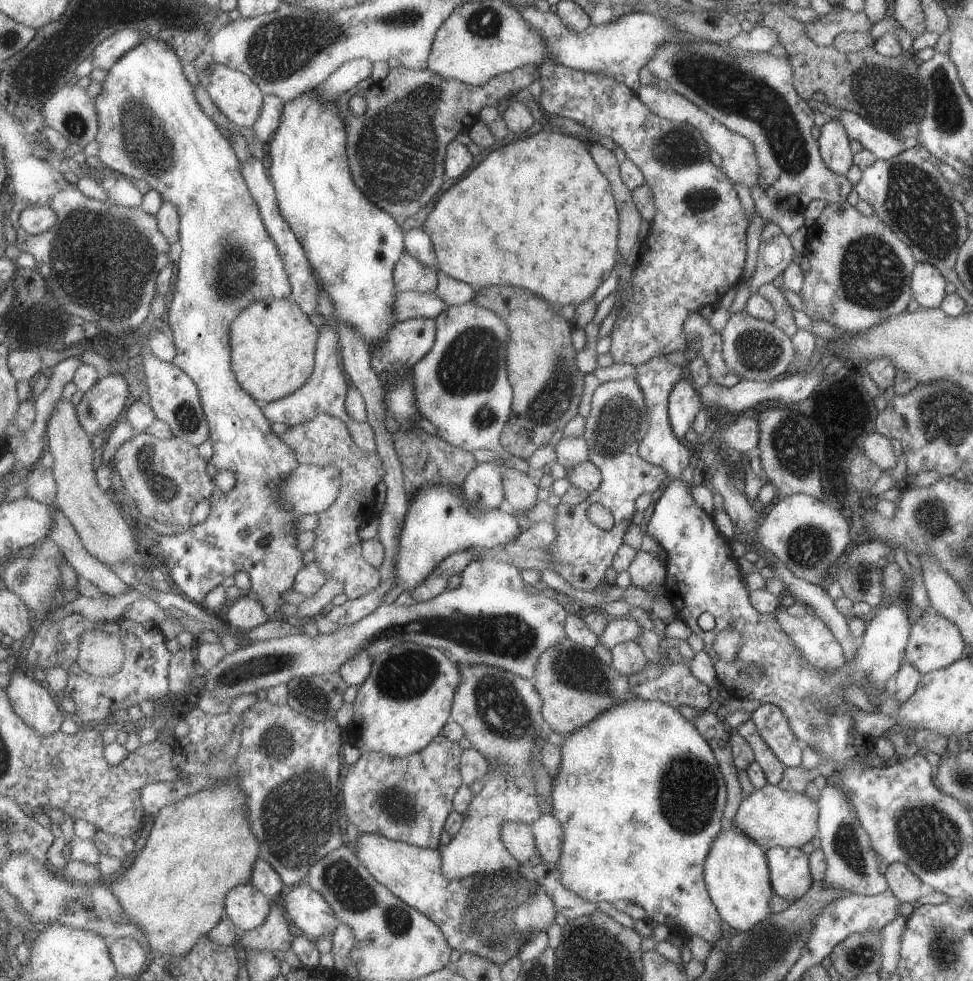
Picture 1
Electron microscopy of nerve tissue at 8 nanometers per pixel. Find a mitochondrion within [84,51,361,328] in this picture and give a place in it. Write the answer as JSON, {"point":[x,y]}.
{"point":[143,134]}

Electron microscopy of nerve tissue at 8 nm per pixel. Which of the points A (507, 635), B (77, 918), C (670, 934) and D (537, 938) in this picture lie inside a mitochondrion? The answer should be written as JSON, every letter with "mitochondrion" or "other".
{"A":"mitochondrion","B":"other","C":"other","D":"mitochondrion"}

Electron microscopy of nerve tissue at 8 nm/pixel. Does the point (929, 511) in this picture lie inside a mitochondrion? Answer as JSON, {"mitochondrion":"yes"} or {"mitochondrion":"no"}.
{"mitochondrion":"yes"}

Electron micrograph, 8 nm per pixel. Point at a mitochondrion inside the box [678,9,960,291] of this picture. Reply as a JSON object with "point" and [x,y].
{"point":[891,98]}

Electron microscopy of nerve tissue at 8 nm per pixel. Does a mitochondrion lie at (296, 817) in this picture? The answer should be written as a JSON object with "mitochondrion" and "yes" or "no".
{"mitochondrion":"yes"}

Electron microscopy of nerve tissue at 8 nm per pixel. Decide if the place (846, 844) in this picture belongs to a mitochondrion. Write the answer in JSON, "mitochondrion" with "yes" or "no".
{"mitochondrion":"yes"}

